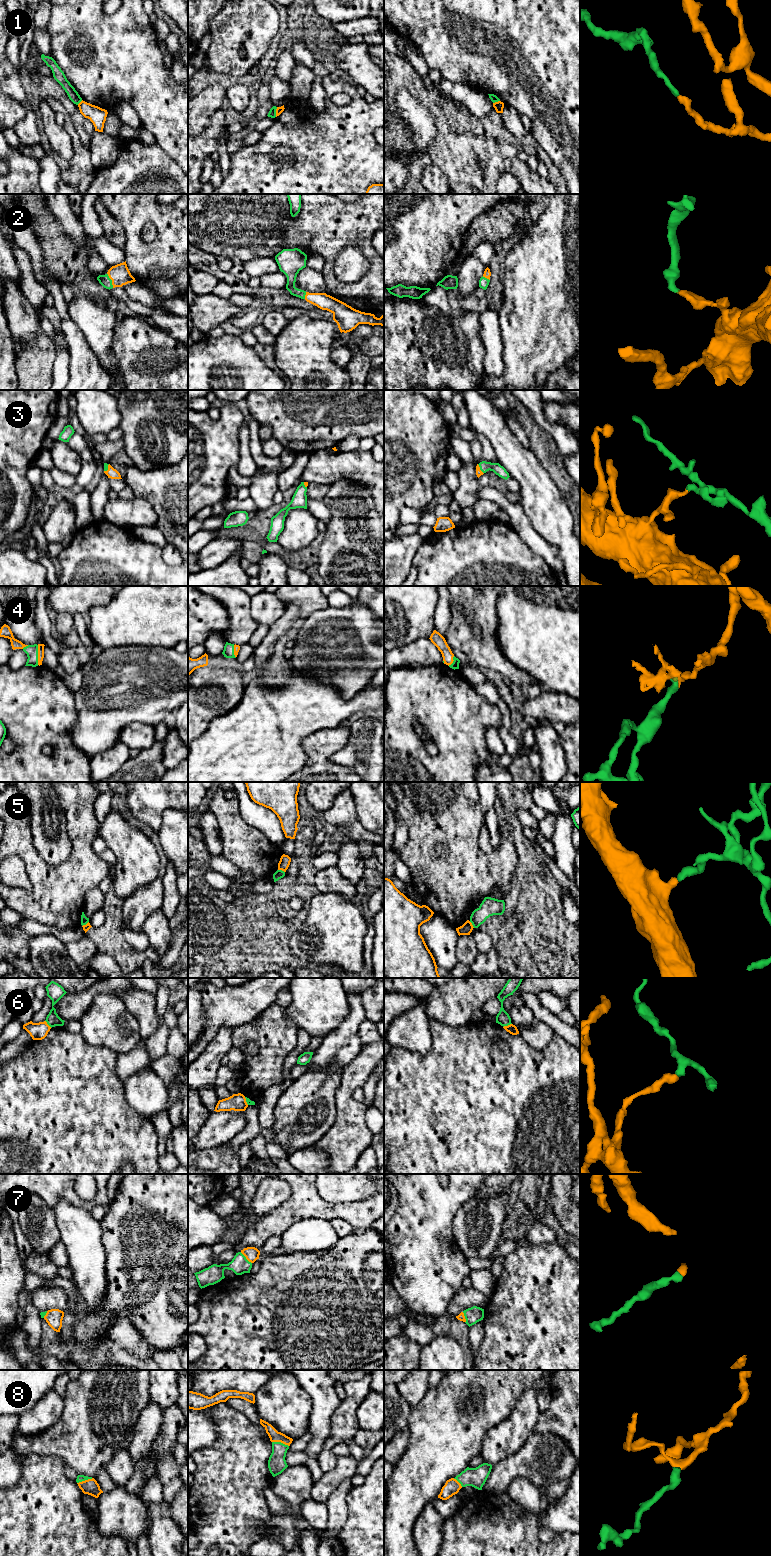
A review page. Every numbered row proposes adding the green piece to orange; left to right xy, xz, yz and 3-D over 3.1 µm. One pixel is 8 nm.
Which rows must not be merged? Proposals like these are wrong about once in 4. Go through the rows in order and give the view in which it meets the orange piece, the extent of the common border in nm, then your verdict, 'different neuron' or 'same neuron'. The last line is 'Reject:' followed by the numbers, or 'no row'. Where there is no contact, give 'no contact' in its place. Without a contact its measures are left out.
1: contact in xz; length 80 nm; different neuron
2: contact in xy; length 130 nm; same neuron
3: contact in xy; length 80 nm; same neuron
4: contact in xy; length 160 nm; same neuron
5: contact in xz; length 60 nm; different neuron
6: contact in yz; length 80 nm; different neuron
7: contact in xz; length 130 nm; same neuron
8: contact in xz; length 140 nm; same neuron
Reject: 1, 5, 6

